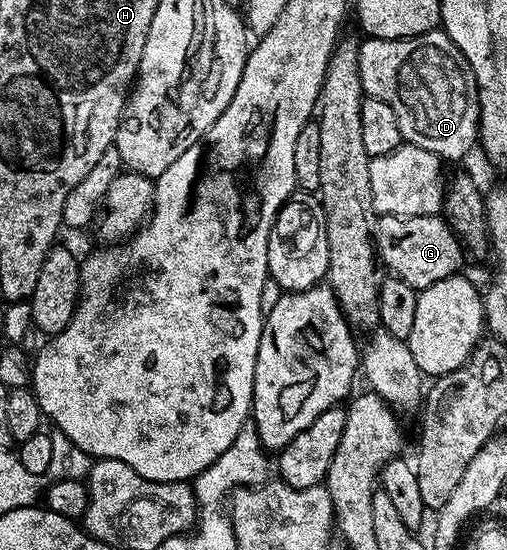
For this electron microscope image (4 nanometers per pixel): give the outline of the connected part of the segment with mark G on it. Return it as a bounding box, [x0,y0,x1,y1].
[374,214,464,292]

